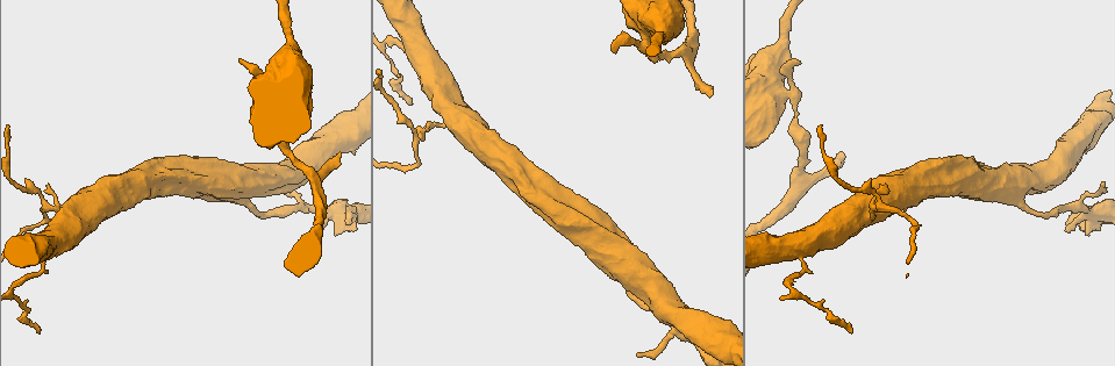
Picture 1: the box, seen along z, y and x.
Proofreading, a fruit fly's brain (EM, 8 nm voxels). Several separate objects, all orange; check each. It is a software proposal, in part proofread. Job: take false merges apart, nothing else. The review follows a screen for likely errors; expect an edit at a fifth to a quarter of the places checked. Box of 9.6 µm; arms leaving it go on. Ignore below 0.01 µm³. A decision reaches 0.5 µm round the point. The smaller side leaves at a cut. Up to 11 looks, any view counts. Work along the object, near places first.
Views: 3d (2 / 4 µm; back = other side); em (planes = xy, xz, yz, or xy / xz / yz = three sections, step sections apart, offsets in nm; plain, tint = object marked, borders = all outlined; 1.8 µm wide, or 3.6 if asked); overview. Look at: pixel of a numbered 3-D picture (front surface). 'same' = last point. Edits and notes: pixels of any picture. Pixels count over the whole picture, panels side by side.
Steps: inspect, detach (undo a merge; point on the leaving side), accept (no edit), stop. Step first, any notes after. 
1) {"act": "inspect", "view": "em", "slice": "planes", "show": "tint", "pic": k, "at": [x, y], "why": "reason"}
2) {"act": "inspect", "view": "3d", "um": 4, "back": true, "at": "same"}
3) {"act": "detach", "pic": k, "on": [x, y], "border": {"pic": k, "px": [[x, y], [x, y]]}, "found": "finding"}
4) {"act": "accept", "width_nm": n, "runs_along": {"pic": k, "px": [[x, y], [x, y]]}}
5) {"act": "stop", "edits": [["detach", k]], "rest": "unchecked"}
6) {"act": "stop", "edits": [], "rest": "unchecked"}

{"act": "inspect", "view": "3d", "um": 4, "pic": 1, "at": [797, 246], "why": "sudden change in width"}

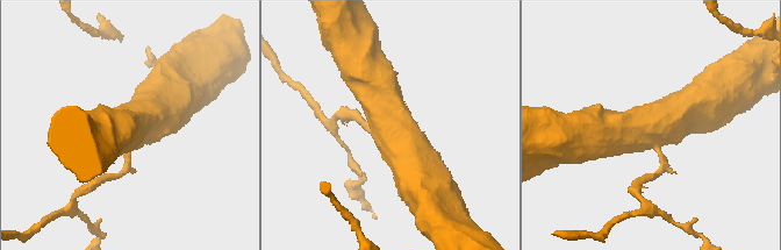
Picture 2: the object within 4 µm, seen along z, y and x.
{"act": "inspect", "view": "em", "slice": "xz", "step": 16, "show": "borders", "pic": 2, "at": [654, 130], "why": "need the tissue"}

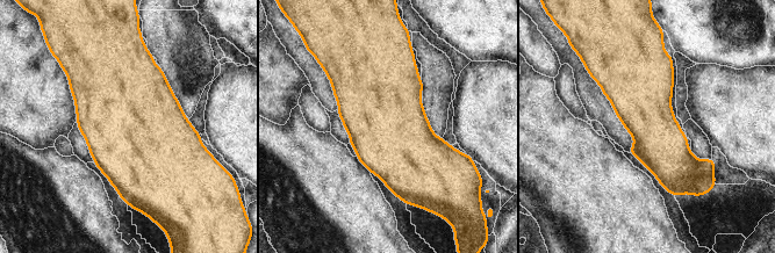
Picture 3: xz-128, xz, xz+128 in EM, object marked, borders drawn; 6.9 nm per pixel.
{"act": "accept", "found": "all the same cell"}

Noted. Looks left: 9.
{"act": "inspect", "view": "3d", "um": 4, "pic": 1, "at": [416, 166], "why": "abrupt turn"}

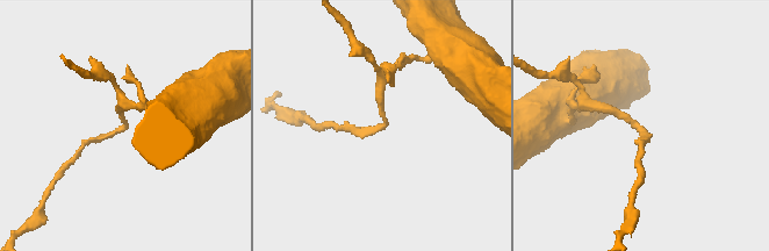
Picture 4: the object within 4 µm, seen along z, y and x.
{"act": "inspect", "view": "em", "slice": "xy", "step": 8, "show": "tint", "pic": 4, "at": [640, 129], "why": "need the tissue"}

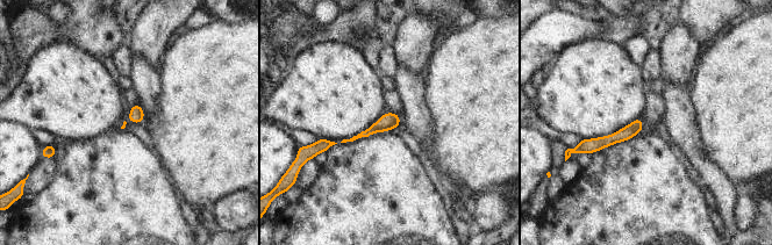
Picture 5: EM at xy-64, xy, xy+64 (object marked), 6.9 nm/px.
{"act": "inspect", "view": "em", "slice": "planes", "show": "borders", "at": "same"}

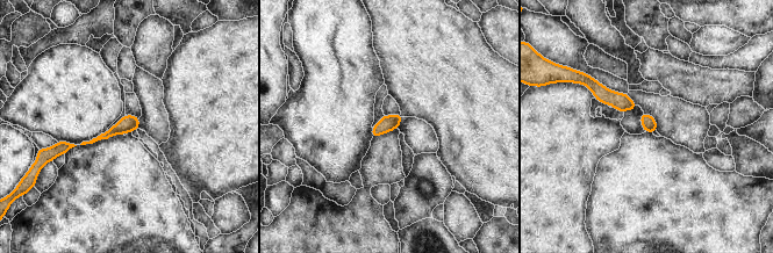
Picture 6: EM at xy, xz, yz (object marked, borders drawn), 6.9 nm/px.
{"act": "accept", "found": "one cell here"}

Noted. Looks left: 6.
{"act": "inspect", "view": "em", "slice": "planes", "show": "tint", "pic": 1, "at": [797, 180], "why": "three-way junction"}

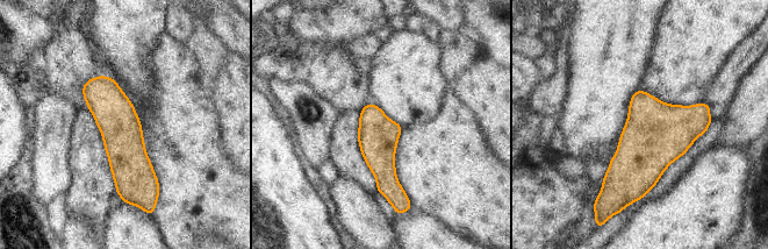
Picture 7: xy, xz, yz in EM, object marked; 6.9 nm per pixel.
{"act": "accept", "width_nm": 280, "runs_along": {"pic": 7, "px": [[102, 78], [127, 153], [127, 198]]}, "found": "all the same cell"}

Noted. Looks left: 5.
{"act": "inspect", "view": "3d", "um": 4, "pic": 1, "at": [1097, 214], "why": "branch point"}

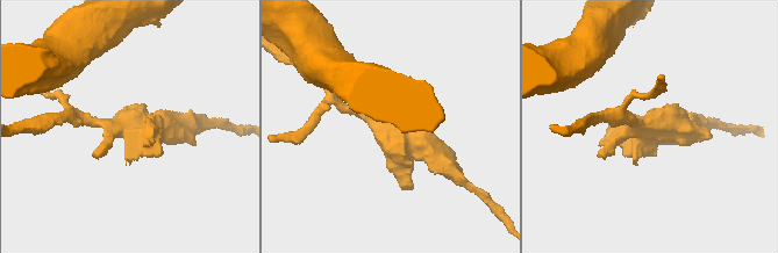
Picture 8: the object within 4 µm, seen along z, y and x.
{"act": "inspect", "view": "em", "slice": "yz", "step": 8, "show": "tint", "pic": 8, "at": [652, 129], "why": "now the EM"}

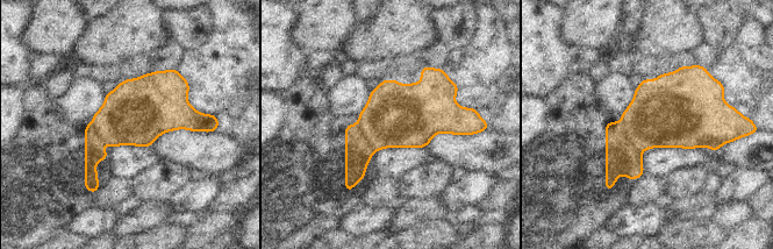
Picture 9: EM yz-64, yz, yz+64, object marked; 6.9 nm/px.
{"act": "inspect", "view": "em", "slice": "planes", "show": "tint", "at": "same"}

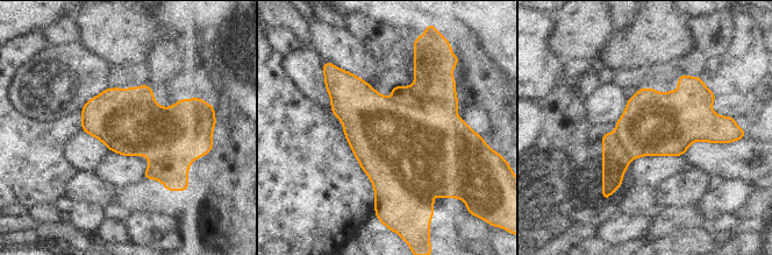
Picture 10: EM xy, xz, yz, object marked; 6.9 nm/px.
{"act": "accept", "found": "one cell here"}

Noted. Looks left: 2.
{"act": "stop", "edits": [], "rest": "unchecked"}

